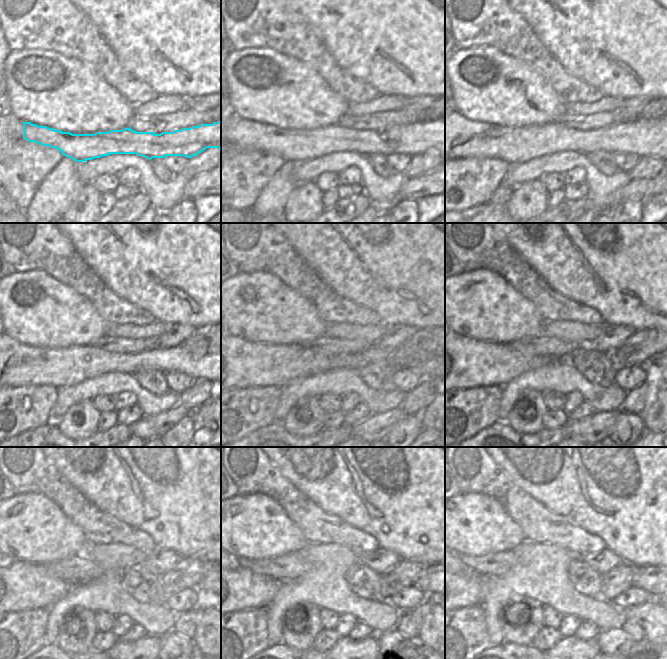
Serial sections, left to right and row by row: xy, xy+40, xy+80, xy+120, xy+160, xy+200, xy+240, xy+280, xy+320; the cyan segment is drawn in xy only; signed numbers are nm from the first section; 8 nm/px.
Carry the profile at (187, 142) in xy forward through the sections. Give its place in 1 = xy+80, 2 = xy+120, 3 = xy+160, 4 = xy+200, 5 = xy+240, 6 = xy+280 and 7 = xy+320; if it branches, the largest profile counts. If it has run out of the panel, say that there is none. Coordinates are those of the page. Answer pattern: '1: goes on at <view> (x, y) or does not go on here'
1: goes on at xy+80 (465, 138)
2: goes on at xy+120 (17, 365)
3: goes on at xy+160 (241, 364)
4: goes on at xy+200 (465, 363)
5: goes on at xy+240 (17, 586)
6: goes on at xy+280 (241, 589)
7: goes on at xy+320 (465, 591)

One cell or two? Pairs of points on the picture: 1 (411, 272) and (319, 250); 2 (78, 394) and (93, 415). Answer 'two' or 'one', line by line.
1: one
2: two

